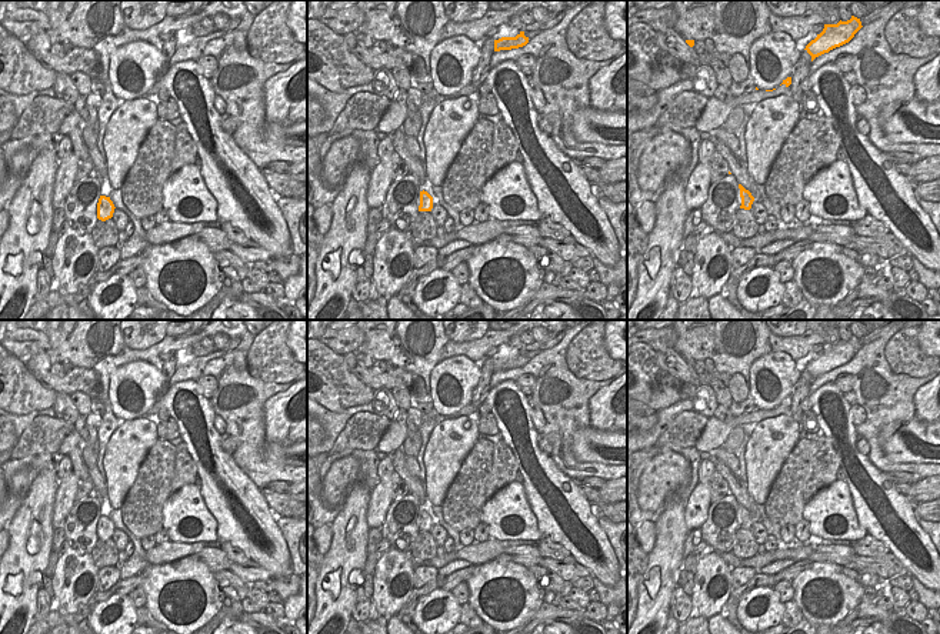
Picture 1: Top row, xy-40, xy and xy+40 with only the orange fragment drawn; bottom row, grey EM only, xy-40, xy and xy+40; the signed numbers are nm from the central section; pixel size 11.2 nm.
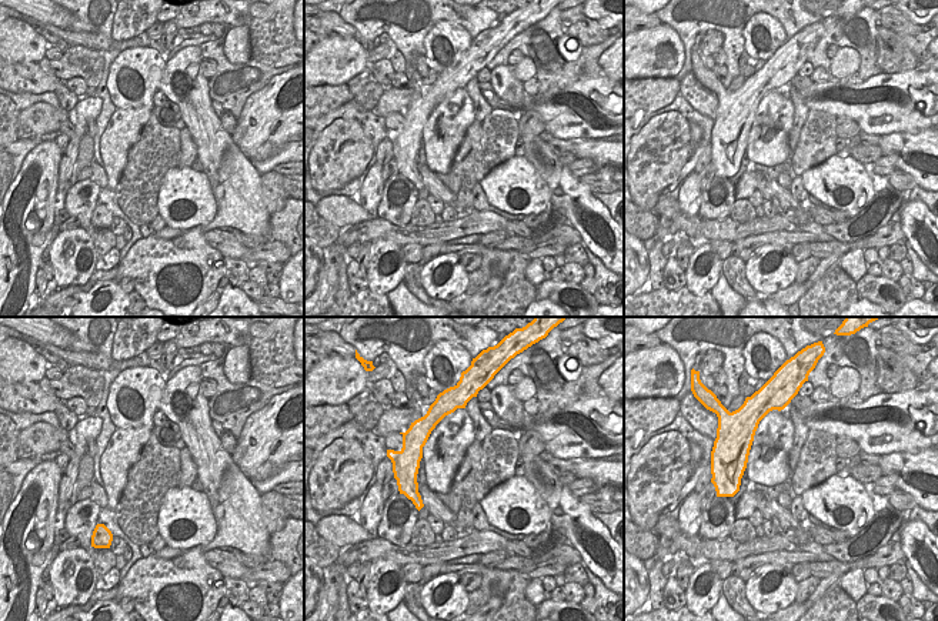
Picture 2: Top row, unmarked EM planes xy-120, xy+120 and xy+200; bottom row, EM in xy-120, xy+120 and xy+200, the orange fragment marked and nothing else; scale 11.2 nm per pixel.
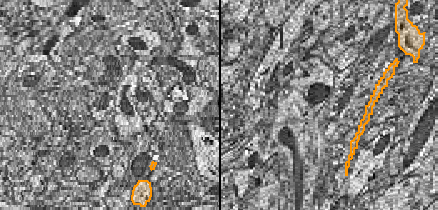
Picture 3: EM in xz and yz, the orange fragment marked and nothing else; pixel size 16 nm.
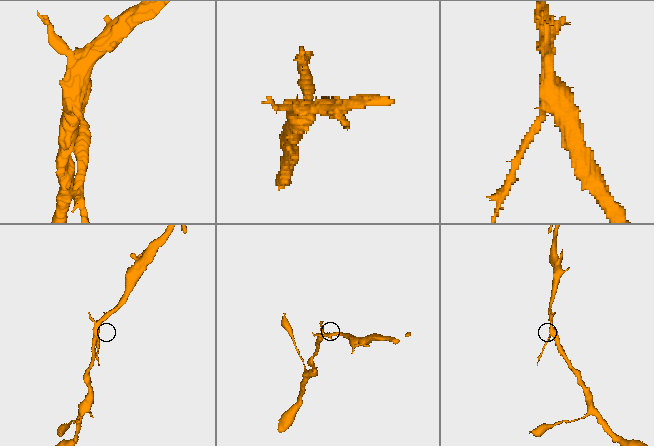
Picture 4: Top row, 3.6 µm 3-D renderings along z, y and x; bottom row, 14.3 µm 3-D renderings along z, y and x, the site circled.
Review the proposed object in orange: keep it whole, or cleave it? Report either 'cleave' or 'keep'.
cleave

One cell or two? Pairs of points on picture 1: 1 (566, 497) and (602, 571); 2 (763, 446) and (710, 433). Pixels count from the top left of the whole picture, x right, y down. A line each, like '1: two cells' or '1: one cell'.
1: one cell
2: two cells

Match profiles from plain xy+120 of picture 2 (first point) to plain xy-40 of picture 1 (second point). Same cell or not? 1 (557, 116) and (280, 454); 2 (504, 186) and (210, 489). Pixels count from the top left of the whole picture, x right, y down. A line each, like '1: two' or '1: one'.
1: one
2: two

